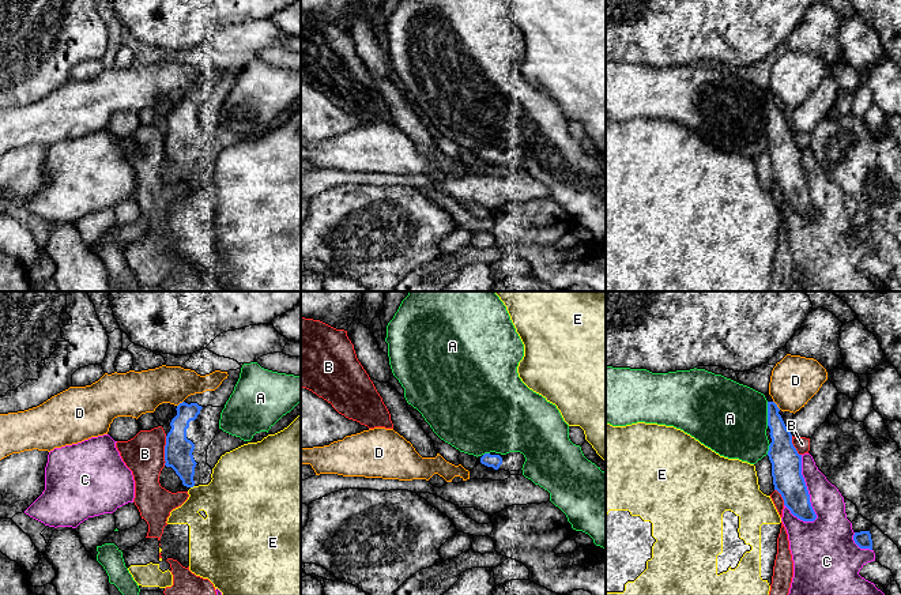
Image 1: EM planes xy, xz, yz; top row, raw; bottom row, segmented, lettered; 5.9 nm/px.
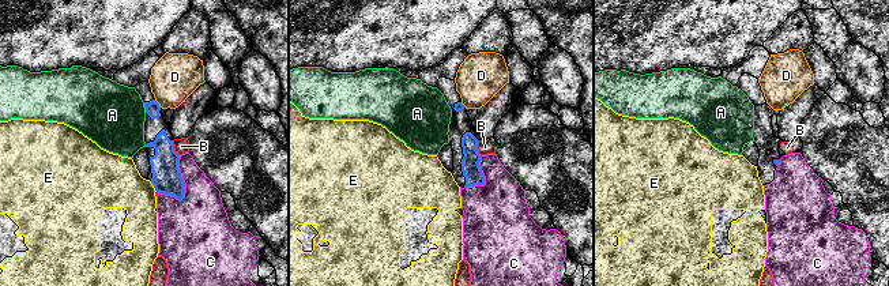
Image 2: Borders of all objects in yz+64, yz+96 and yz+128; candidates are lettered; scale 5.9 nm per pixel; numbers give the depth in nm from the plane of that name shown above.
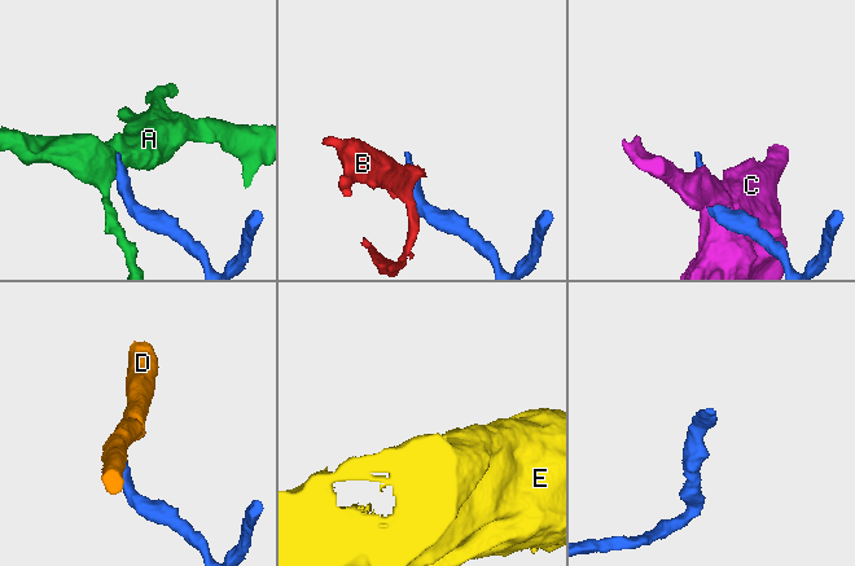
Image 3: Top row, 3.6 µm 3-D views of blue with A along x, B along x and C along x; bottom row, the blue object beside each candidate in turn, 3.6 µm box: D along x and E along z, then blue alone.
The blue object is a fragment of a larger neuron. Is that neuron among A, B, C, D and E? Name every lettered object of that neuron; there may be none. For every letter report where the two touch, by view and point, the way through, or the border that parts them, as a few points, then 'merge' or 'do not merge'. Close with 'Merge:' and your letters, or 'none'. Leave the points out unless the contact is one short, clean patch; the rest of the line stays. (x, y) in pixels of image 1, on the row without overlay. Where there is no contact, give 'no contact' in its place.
A: contact yz (768, 109); border yz (766, 97), (768, 120); do not merge
B: contact xy (165, 146); do not merge
C: contact yz (806, 184); do not merge
D: contact yz (776, 100); border yz (773, 95), (780, 104); do not merge
E: contact xy (192, 181); border xy (193, 180), (191, 183); do not merge
Merge: none

